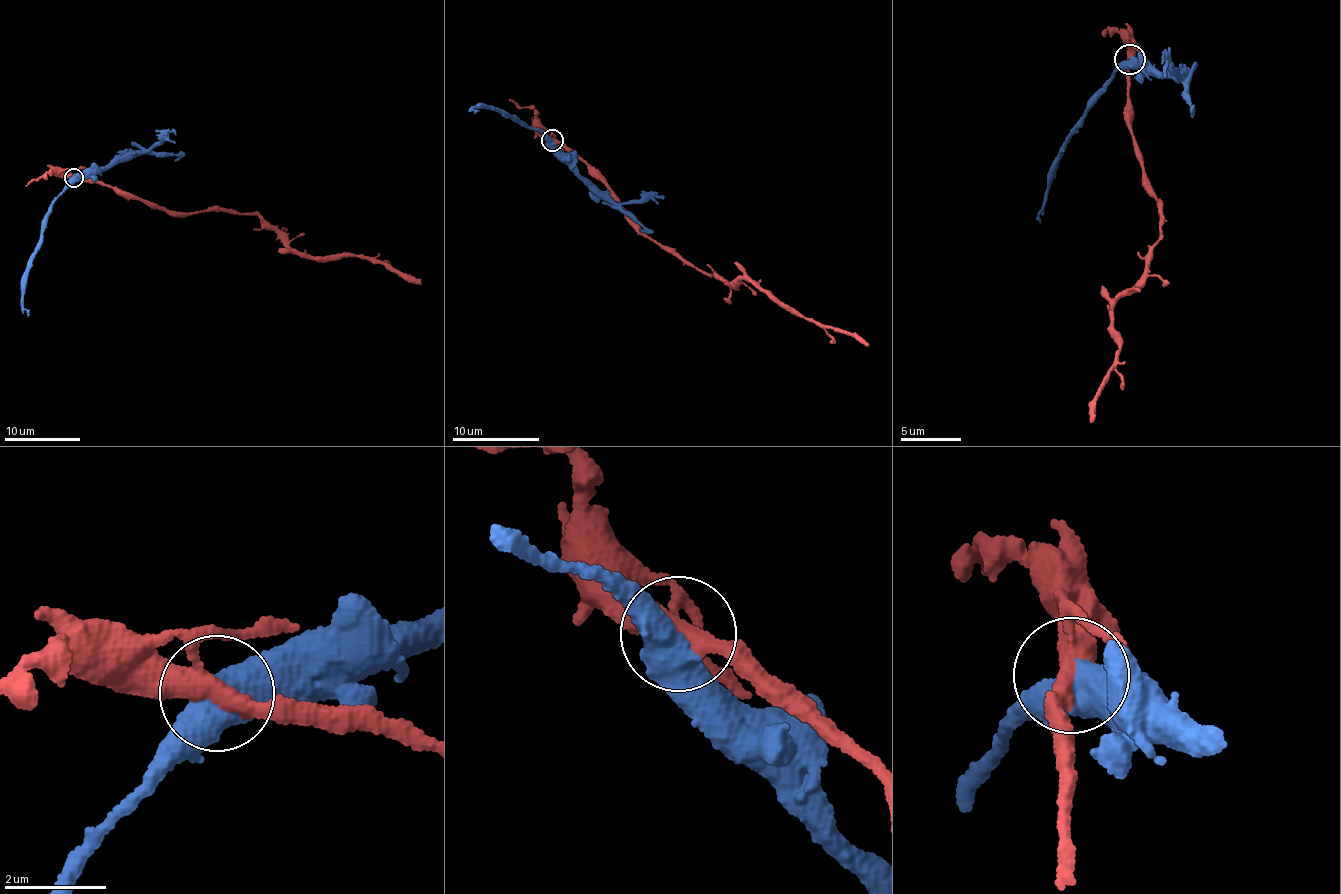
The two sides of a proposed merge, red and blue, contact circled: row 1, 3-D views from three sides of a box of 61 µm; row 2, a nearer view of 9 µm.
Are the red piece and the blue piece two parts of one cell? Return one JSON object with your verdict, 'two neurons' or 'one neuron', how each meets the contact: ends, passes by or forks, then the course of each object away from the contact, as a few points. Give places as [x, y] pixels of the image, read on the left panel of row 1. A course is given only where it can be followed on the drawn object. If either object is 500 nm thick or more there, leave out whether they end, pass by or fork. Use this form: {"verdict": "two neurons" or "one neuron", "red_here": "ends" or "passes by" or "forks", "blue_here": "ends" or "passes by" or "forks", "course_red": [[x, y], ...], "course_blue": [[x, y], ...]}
{"verdict": "two neurons", "course_red": [[74, 177], [166, 212], [262, 216], [284, 236], [290, 249], [321, 258], [356, 256], [421, 283]], "course_blue": [[74, 177], [53, 202], [41, 247], [28, 265], [23, 298], [28, 317]]}

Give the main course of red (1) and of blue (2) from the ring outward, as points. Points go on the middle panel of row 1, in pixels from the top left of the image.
1: (552, 140), (599, 170), (625, 214), (665, 247), (707, 274), (753, 282), (805, 318), (862, 338), (867, 346)
2: (552, 140), (489, 109), (476, 106), (472, 110), (474, 113)

